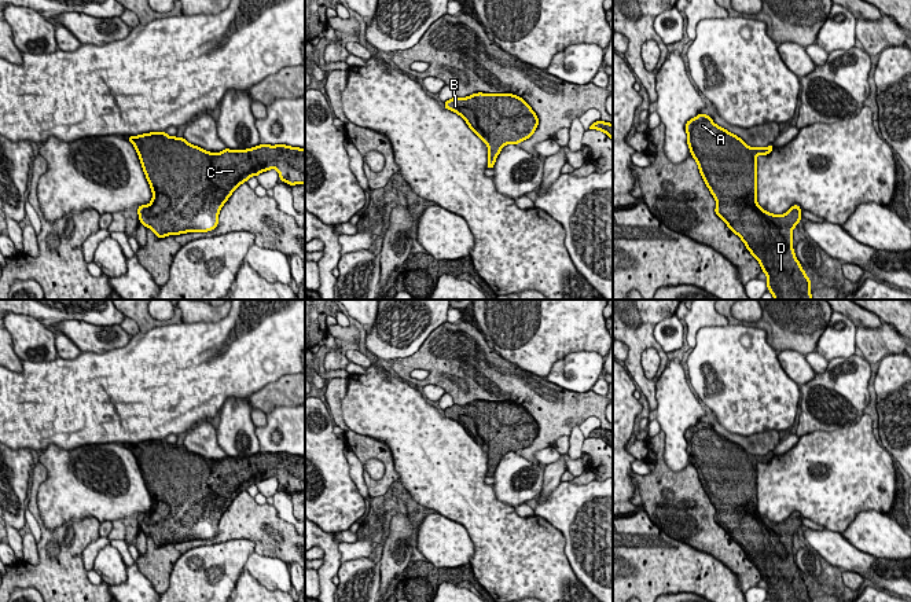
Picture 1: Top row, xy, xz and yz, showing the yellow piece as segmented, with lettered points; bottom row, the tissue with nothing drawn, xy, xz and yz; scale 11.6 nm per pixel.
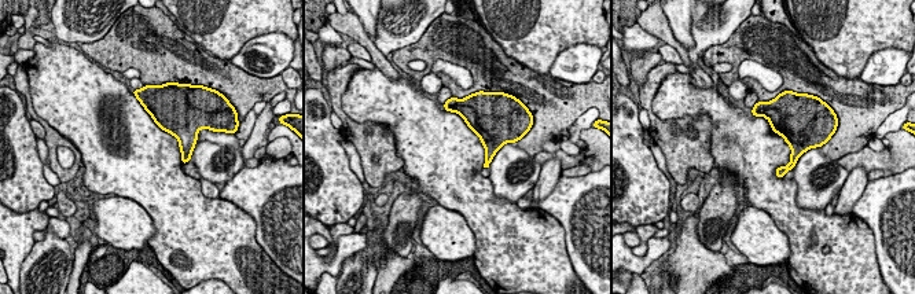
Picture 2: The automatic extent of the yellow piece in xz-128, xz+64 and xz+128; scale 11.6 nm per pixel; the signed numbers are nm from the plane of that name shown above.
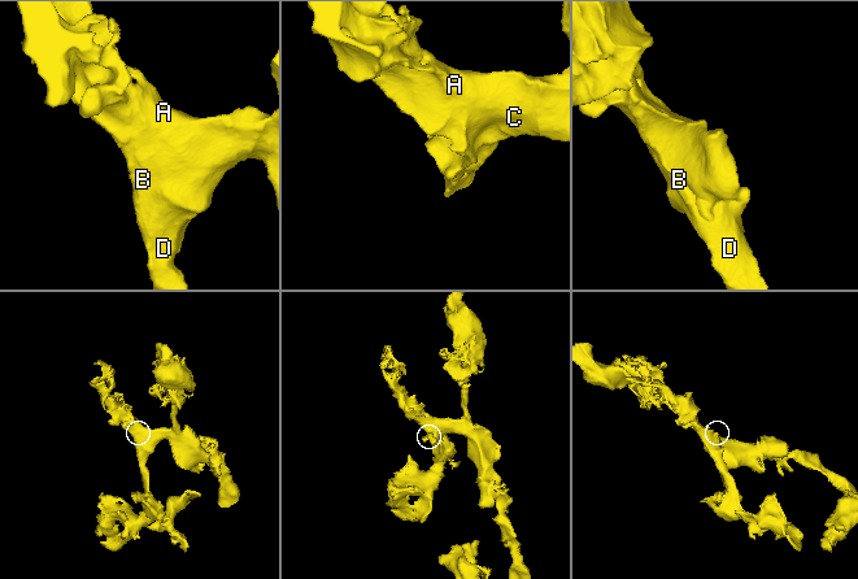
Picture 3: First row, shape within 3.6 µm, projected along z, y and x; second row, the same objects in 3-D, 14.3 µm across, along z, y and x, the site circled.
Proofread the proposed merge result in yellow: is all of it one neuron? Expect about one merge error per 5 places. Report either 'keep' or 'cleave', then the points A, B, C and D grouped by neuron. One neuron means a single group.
keep; A B C D

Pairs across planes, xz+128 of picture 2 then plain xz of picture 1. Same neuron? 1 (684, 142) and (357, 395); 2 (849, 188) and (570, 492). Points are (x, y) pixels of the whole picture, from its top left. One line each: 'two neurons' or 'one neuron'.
1: two neurons
2: two neurons

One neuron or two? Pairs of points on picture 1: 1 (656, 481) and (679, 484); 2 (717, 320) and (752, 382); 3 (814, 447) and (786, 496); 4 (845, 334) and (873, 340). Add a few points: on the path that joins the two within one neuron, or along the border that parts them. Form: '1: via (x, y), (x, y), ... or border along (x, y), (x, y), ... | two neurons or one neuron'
1: via (661, 484), (673, 484) | one neuron
2: border along (728, 325), (702, 326), (697, 333), (694, 345) | two neurons
3: via (814, 459), (807, 472), (794, 484) | one neuron
4: border along (858, 329), (856, 345) | two neurons

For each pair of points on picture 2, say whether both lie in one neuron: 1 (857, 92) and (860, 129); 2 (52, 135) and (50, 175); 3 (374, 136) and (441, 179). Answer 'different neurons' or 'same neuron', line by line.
1: same neuron
2: different neurons
3: different neurons

